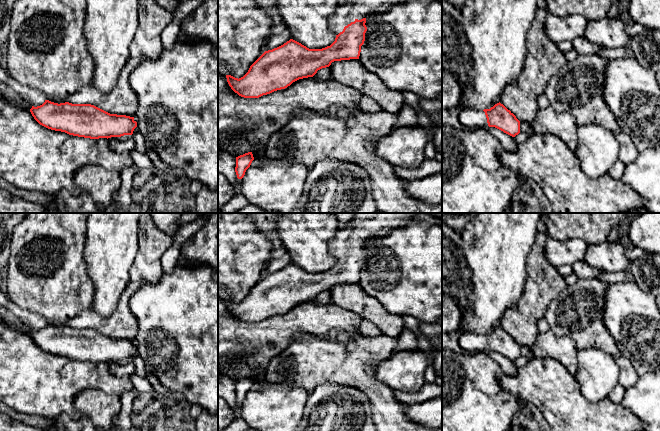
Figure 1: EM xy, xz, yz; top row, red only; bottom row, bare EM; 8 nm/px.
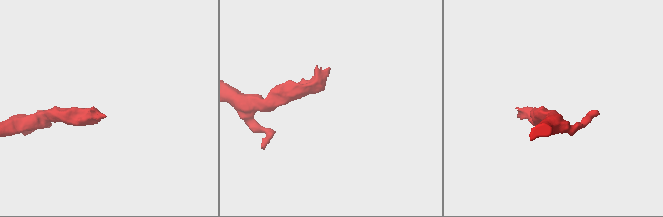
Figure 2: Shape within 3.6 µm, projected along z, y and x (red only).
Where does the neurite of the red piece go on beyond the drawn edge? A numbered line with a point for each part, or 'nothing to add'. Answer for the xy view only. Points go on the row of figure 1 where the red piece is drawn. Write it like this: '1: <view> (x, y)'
nothing to add

